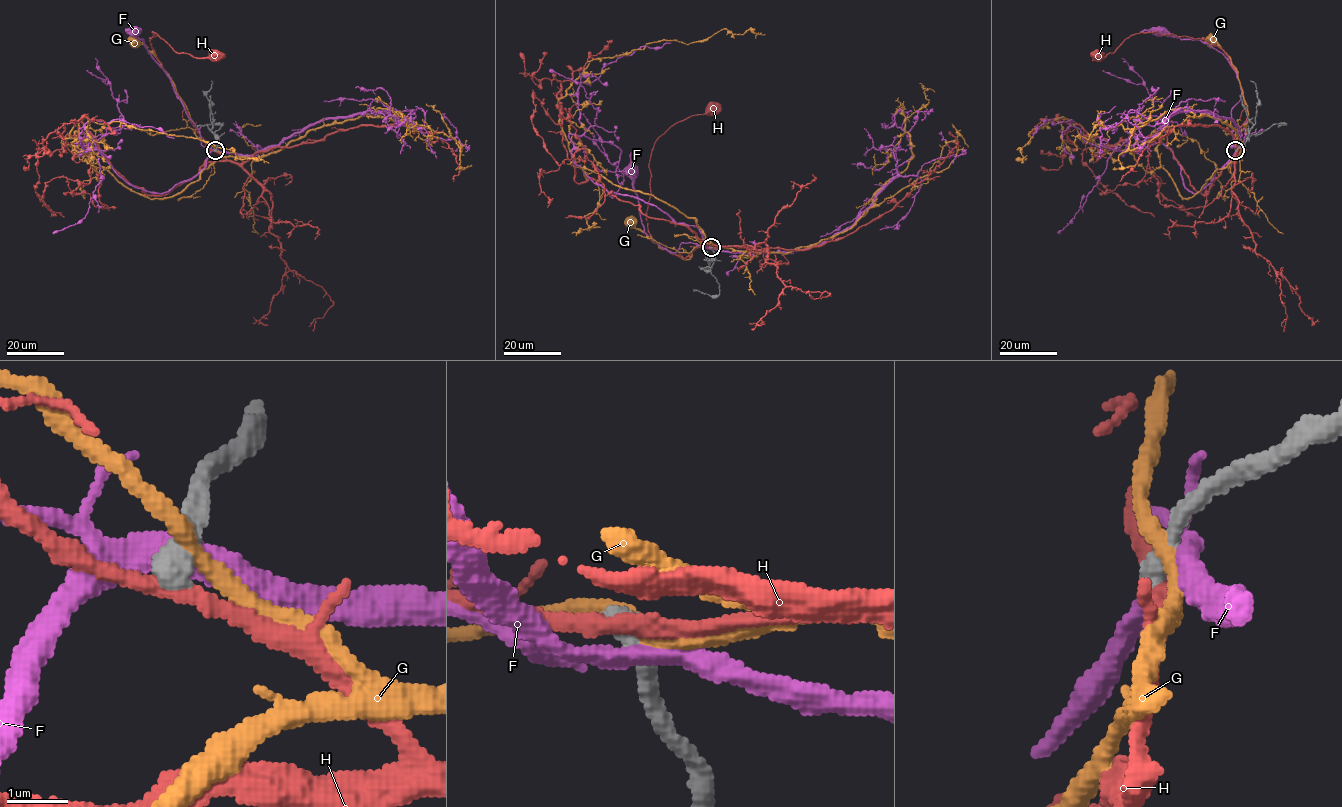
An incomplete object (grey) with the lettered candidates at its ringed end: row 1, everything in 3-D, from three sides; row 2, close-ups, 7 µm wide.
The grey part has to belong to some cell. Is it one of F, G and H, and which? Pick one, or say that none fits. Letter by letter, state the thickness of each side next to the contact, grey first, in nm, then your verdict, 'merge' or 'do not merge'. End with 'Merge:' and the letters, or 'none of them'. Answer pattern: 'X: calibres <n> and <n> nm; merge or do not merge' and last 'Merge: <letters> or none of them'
F: calibres 480 and 400 nm; do not merge
G: calibres 460 and 280 nm; do not merge
H: calibres 400 and 280 nm; do not merge
Merge: none of them

